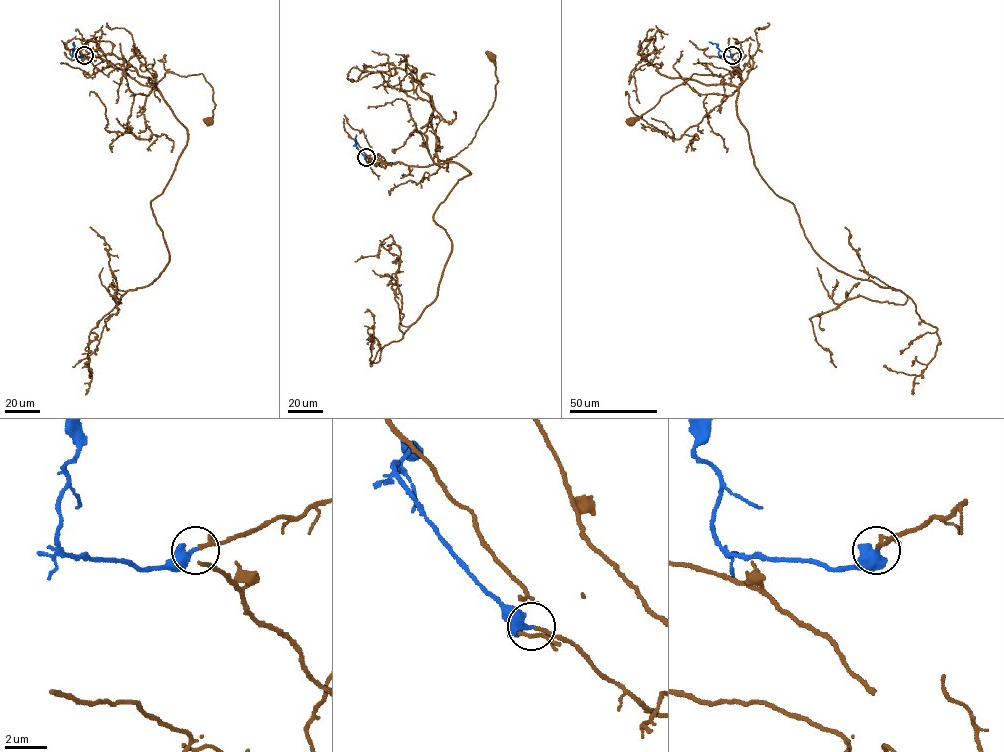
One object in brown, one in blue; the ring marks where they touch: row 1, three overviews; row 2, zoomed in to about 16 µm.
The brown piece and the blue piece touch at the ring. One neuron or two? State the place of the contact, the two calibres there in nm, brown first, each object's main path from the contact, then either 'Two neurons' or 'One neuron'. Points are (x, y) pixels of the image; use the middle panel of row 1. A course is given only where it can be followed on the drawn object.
Place: (366, 157). Thickness 190 nm (brown) against 360 nm. Course of brown: (366, 157), (384, 168), (397, 162), (445, 168), (448, 159), (467, 147), (492, 107), (497, 81), (492, 57). Course of blue: (366, 157), (355, 145), (356, 134). One neuron

